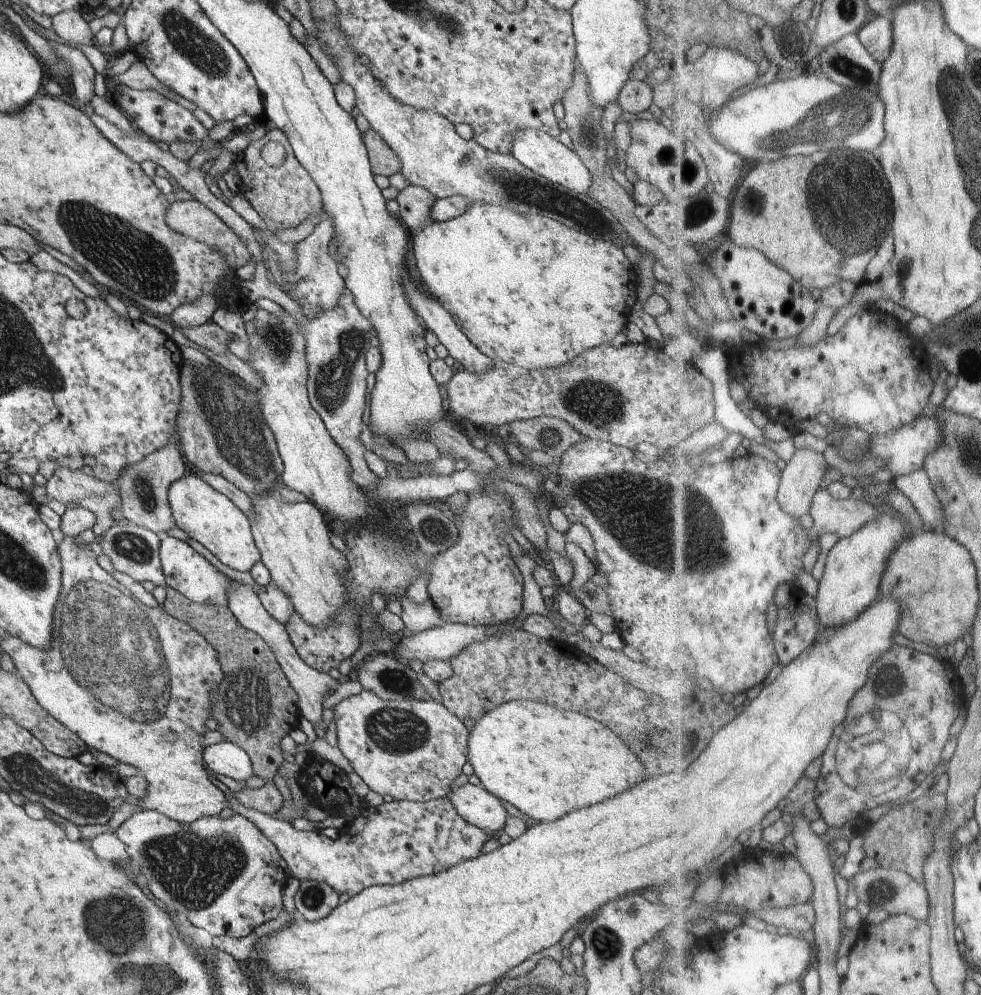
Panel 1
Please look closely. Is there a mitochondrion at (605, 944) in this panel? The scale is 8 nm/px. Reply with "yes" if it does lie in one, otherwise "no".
yes

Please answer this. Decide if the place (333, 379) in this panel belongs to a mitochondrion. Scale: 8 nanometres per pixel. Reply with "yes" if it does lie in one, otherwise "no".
yes

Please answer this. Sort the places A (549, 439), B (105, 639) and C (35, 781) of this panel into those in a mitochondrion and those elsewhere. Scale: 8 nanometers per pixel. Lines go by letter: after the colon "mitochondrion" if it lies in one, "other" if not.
A: mitochondrion
B: mitochondrion
C: mitochondrion

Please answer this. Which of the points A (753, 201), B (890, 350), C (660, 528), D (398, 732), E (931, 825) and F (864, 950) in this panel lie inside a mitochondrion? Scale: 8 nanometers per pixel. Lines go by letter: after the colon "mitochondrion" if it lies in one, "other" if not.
A: other
B: other
C: mitochondrion
D: mitochondrion
E: other
F: other

